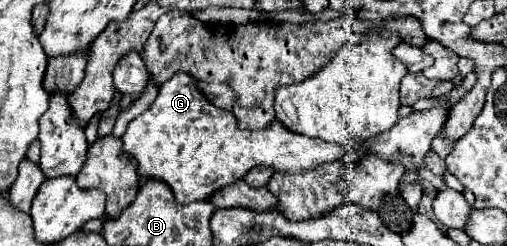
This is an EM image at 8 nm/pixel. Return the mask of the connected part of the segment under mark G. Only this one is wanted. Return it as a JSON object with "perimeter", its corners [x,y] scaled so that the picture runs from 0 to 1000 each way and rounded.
{"perimeter":[[[343,297],[339,321],[316,346],[308,411],[296,427],[292,451],[272,467],[268,484],[256,492],[245,557],[245,614],[268,638],[272,654],[272,711],[276,720],[304,720],[320,728],[331,744],[331,760],[343,776],[343,801],[351,825],[379,825],[379,817],[398,817],[410,809],[426,768],[438,768],[469,728],[477,728],[489,687],[525,671],[536,679],[540,695],[556,703],[604,703],[611,687],[627,687],[639,663],[667,654],[686,622],[682,589],[671,581],[647,581],[627,557],[604,557],[592,541],[580,541],[556,508],[556,492],[540,484],[529,516],[513,533],[493,533],[493,524],[473,524],[469,484],[462,459],[426,435],[414,419],[402,378],[389,354],[389,329],[367,297]]]}

